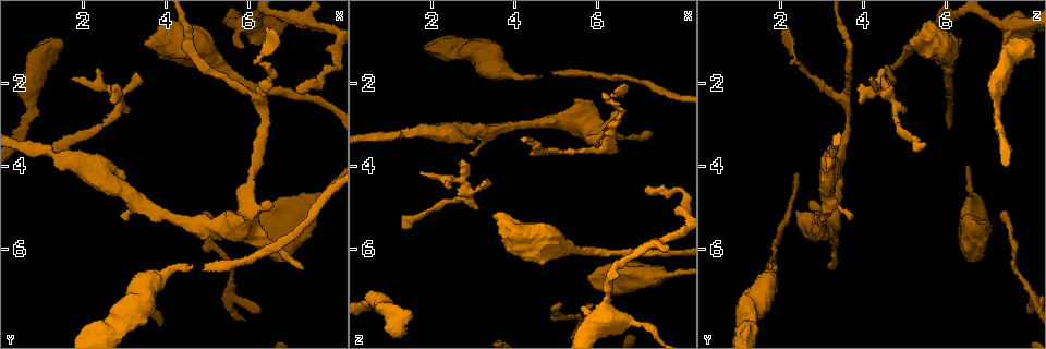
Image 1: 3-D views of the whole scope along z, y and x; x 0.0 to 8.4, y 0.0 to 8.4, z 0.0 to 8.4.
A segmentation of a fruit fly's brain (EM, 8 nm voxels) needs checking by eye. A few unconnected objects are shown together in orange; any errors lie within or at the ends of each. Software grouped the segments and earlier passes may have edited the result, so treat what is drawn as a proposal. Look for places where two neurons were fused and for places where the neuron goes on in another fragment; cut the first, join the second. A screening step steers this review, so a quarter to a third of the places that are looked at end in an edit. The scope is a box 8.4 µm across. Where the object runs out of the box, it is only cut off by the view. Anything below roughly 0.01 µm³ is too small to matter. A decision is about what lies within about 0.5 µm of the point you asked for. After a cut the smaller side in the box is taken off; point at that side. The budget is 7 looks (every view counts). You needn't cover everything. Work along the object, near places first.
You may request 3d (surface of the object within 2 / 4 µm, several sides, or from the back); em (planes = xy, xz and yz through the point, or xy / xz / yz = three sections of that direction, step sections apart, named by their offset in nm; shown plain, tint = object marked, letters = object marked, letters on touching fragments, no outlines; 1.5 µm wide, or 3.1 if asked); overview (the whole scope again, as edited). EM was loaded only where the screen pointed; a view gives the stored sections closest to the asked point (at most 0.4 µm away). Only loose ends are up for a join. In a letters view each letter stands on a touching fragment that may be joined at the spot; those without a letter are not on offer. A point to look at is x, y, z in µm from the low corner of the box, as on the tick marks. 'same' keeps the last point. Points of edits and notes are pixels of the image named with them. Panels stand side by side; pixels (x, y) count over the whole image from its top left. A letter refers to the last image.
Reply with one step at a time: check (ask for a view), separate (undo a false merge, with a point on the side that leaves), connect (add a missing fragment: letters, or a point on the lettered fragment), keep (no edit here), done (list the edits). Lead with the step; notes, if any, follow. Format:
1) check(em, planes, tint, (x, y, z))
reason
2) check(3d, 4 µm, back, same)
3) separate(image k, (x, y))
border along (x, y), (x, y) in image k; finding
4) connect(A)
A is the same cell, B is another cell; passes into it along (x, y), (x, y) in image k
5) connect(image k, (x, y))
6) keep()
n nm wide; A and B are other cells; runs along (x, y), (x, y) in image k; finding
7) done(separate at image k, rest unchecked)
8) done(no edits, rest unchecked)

check(em, planes, tint, (2.90, 5.25, 3.70))
an open end

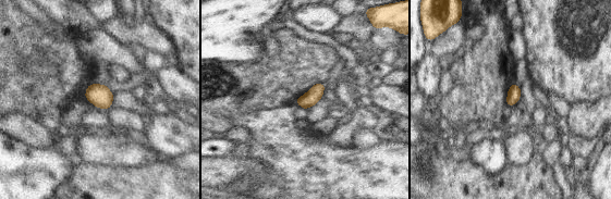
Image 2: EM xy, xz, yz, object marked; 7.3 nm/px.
check(em, planes, letters, same)
see the neighbours

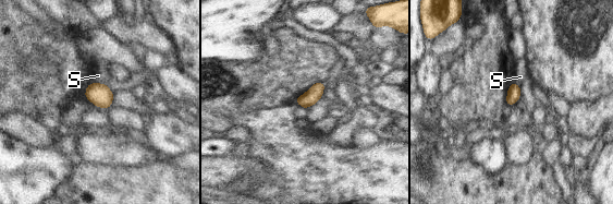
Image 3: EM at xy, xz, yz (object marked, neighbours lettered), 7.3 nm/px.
keep()
S touches over 120 nm; S is another cell; border along (90, 82), (106, 84) in image 3; no lettered fragment goes on from it

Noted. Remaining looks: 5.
check(em, planes, letters, (1.30, 3.50, 5.45))
branch stops here

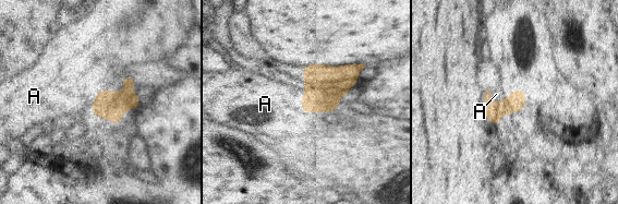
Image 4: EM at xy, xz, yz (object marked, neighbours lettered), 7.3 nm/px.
keep()
A is another cell; none of them fits

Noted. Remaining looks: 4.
check(em, yz, step 4, tint, (3.45, 1.10, 5.25))
thick end

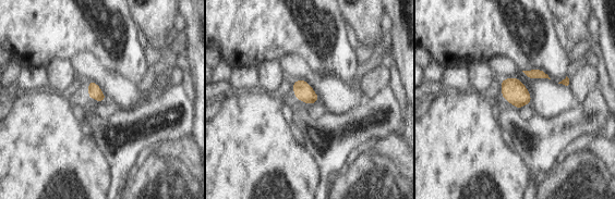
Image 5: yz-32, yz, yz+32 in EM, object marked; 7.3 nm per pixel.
check(em, yz, step 4, letters, same)

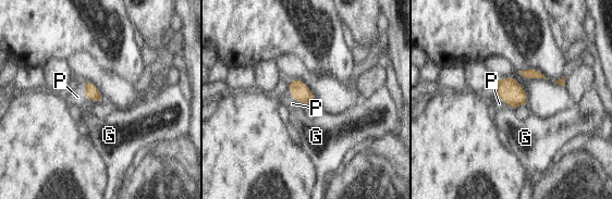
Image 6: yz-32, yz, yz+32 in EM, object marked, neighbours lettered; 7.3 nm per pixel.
connect(P)
P is the same cell, G is another cell; passes into it along (92, 92), (85, 94), (77, 97) in image 6; the neuron continues

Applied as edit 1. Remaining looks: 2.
done(connect at image 6, rest unchecked)

